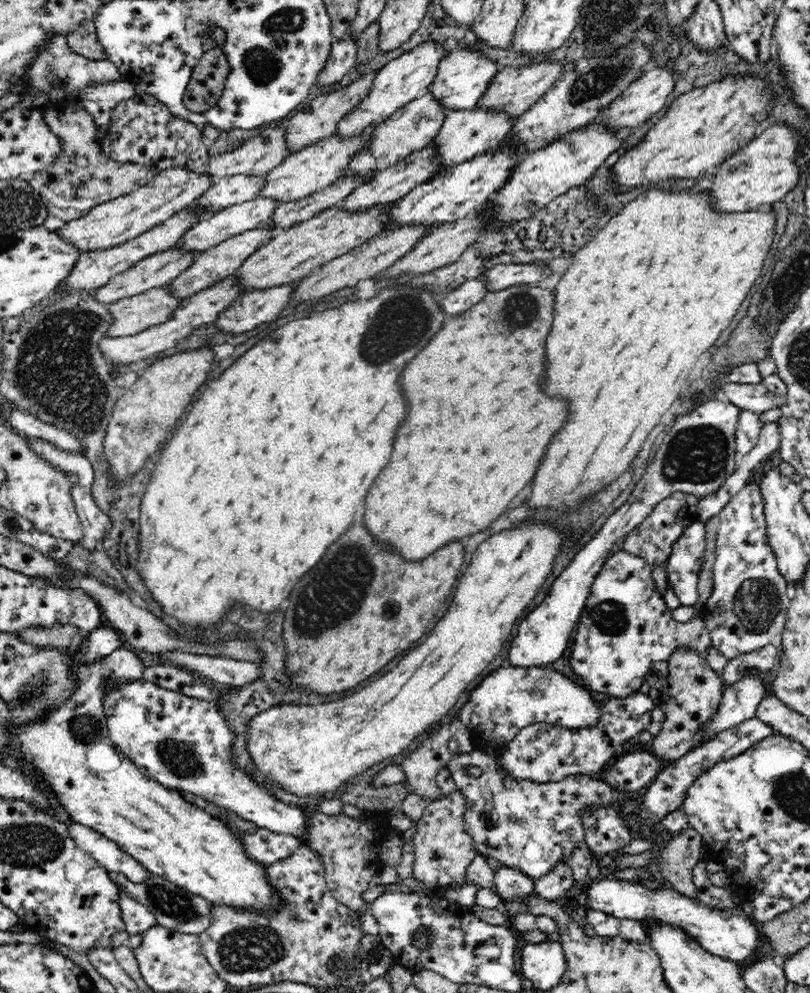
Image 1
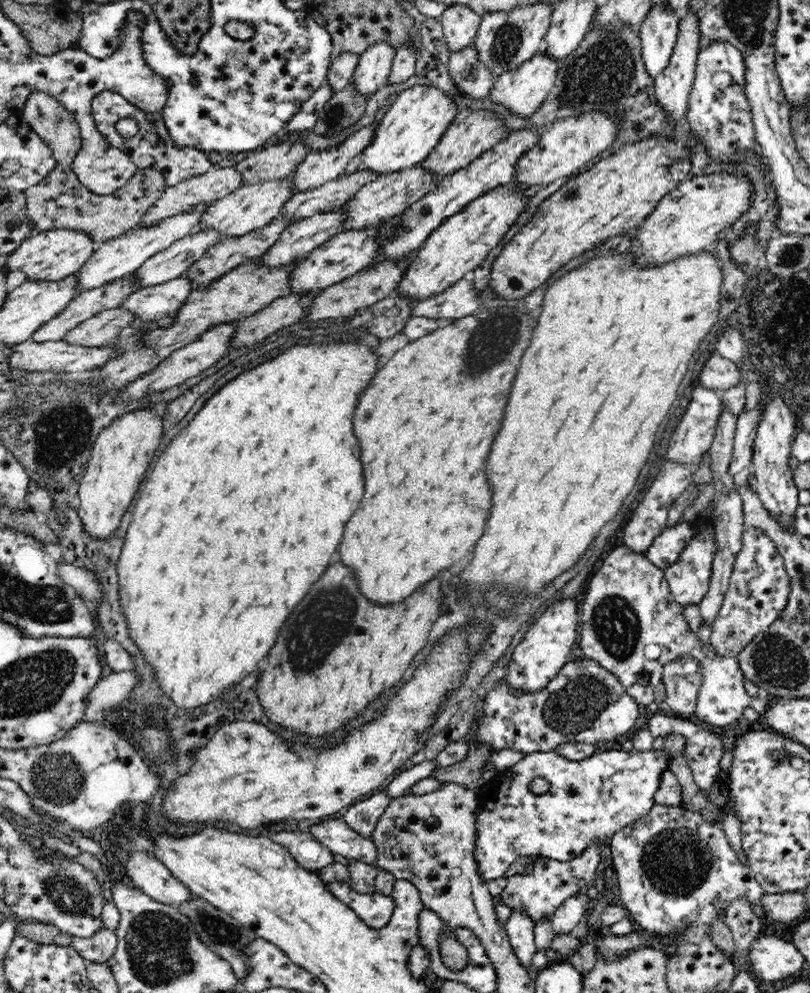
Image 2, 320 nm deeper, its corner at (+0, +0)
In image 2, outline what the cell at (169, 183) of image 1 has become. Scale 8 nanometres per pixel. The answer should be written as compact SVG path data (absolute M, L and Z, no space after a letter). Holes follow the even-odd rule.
M54 228L54 230L34 232L23 240L13 253L5 256L5 266L14 272L16 270L24 272L27 280L62 279L67 275L77 273L92 256L96 246L92 235L82 230Z

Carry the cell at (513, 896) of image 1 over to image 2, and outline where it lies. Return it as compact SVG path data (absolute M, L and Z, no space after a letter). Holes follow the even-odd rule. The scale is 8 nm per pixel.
M513 910L505 922L507 938L511 942L517 957L526 967L532 966L532 956L537 951L534 936L535 922L525 910Z

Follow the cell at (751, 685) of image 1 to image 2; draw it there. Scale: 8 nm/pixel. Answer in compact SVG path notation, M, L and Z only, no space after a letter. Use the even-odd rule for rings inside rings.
M665 749L599 751L588 758L571 761L554 751L525 754L508 770L484 783L477 794L480 814L476 818L474 860L482 880L489 882L504 877L508 866L518 856L538 855L566 862L576 858L594 841L610 842L612 835L630 823L645 817L655 803L662 774L672 764L672 755ZM533 778L546 778L550 788L546 794L536 795L528 789Z

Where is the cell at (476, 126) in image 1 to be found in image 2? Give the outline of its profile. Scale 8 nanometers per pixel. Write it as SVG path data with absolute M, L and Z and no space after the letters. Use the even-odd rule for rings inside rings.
M416 166L403 169L402 171L392 171L391 174L382 175L376 181L364 186L356 196L346 202L346 222L342 230L350 227L362 228L381 223L382 219L388 220L393 216L398 216L404 212L411 204L418 202L426 193L434 189L439 181L437 174L431 168Z

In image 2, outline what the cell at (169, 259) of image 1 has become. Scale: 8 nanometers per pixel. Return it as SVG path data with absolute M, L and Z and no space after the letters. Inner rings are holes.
M127 275L116 278L110 283L104 283L100 287L82 291L66 305L61 314L42 325L33 334L32 340L37 343L63 340L66 334L80 323L104 310L120 307L126 297L138 288L138 284L140 279L136 275Z

